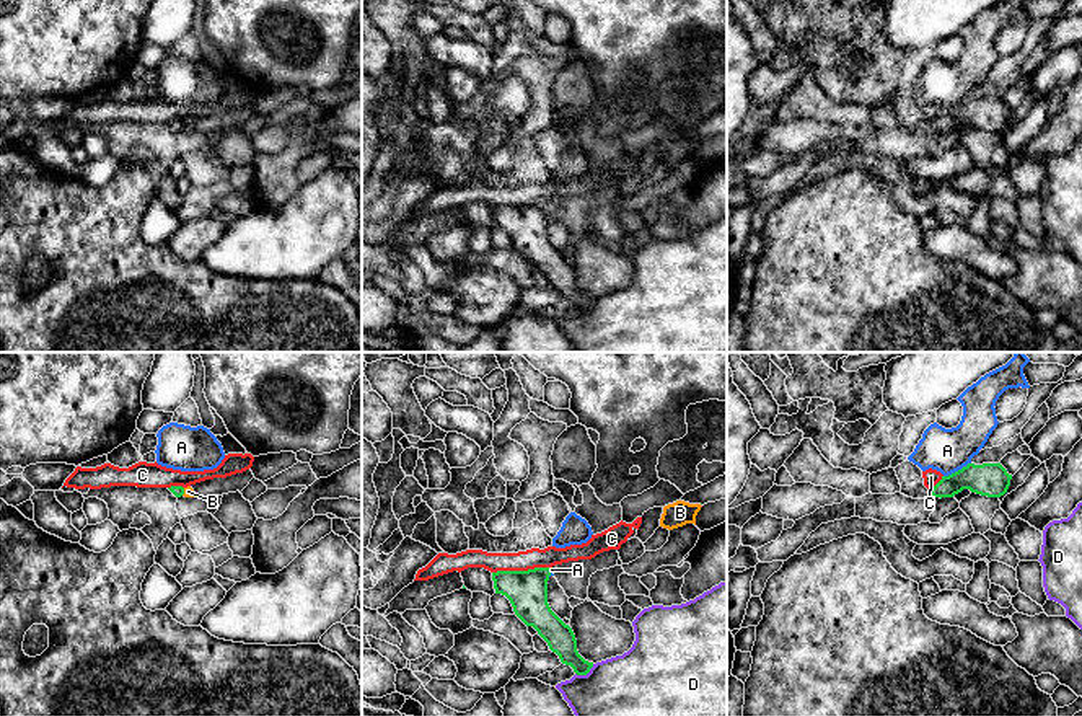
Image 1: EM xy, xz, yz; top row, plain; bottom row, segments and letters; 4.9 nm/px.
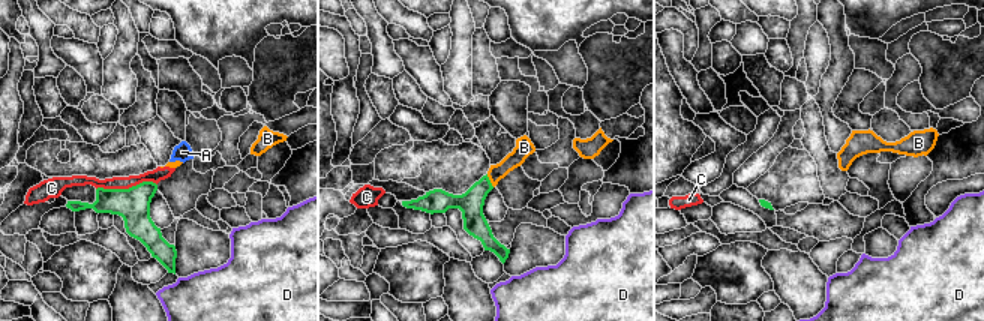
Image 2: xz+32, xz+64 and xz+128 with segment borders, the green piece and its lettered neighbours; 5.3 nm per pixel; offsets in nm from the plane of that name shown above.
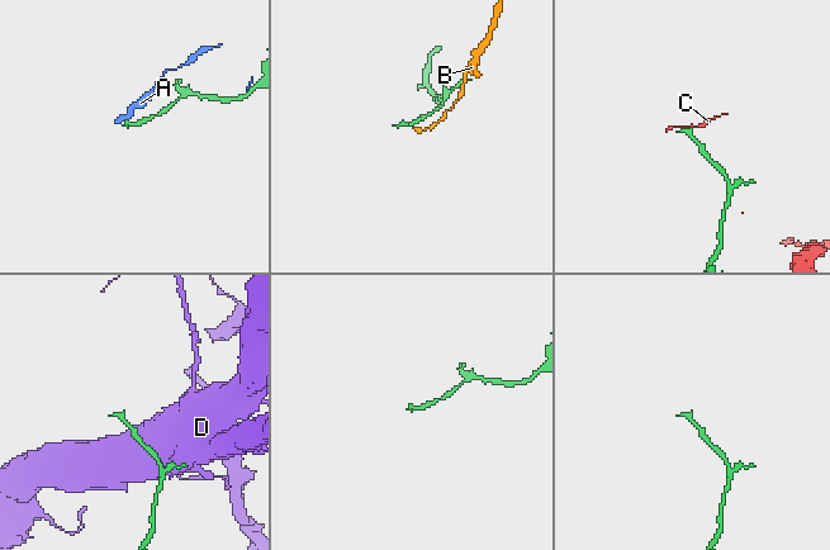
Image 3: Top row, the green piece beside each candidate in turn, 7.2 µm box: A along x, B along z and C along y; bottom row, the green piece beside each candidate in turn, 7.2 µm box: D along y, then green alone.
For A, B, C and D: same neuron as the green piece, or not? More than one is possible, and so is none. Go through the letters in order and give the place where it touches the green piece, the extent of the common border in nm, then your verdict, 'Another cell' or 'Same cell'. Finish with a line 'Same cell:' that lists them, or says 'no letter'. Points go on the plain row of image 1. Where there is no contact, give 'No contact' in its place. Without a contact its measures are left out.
A: Touches green at yz (958, 105). Shared border 150 nm. Another cell
B: Touches green at xy (183, 126). Shared border 40 nm. Another cell
C: Touches green at xz (520, 206). Shared border 280 nm. Another cell
D: Touches green at xz (585, 309). Shared border 110 nm. Another cell
Same cell: no letter

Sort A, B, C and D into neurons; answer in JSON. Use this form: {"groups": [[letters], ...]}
{"groups": [["A"], ["B"], ["C"], ["D"]]}

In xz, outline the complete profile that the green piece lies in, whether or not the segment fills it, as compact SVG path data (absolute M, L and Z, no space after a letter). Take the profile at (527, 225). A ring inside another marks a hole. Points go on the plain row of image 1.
M534 202L528 206L497 206L492 207L492 215L495 228L510 235L515 250L538 266L561 297L570 300L577 310L587 310L593 297L578 289L572 263L548 238L549 210L551 202Z

